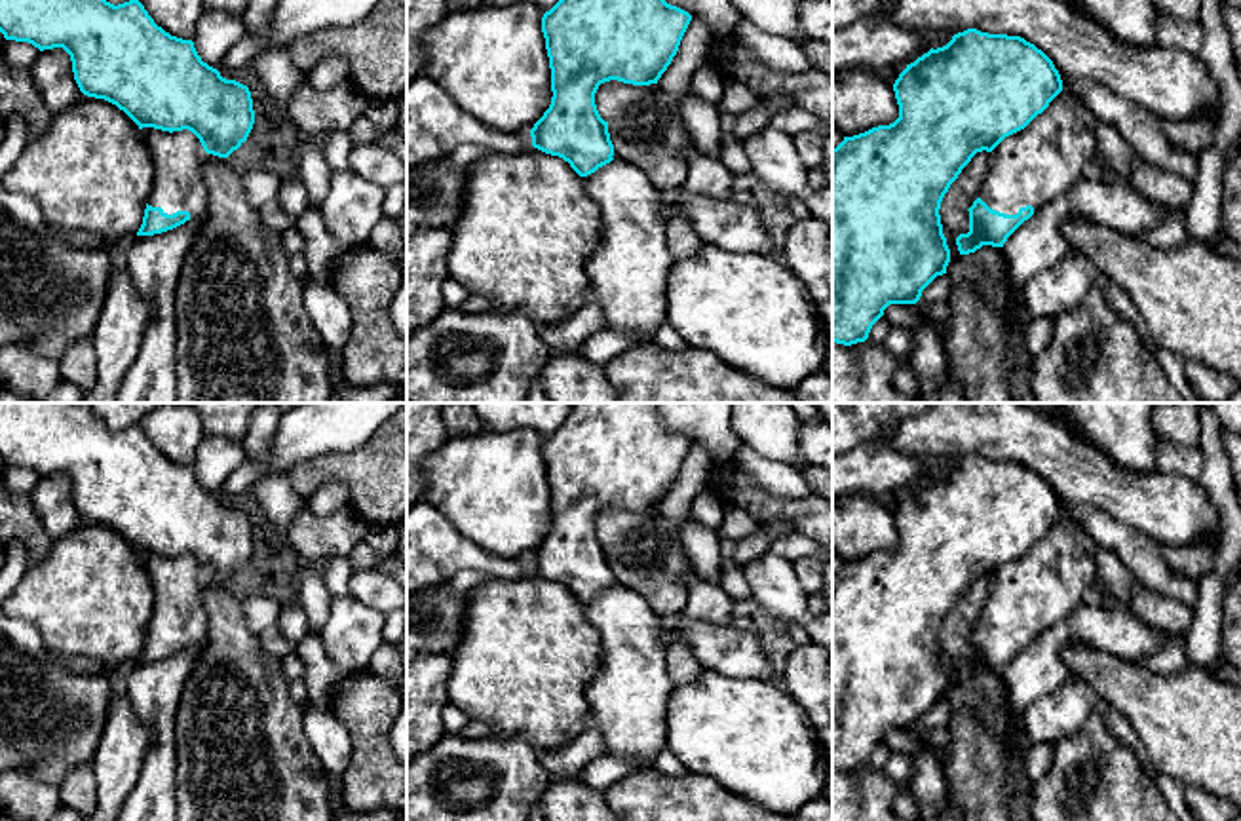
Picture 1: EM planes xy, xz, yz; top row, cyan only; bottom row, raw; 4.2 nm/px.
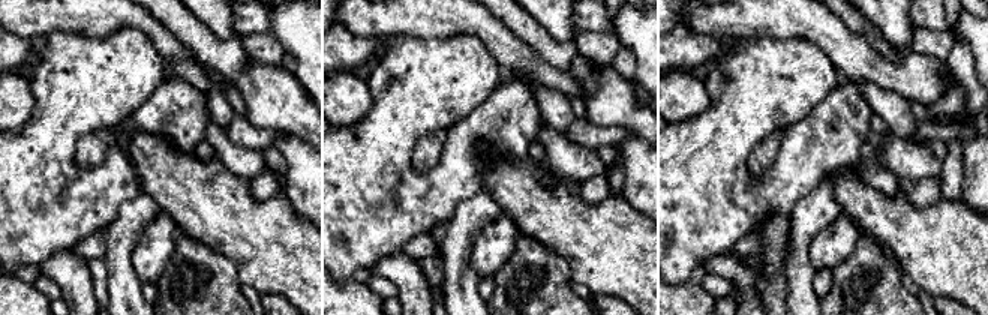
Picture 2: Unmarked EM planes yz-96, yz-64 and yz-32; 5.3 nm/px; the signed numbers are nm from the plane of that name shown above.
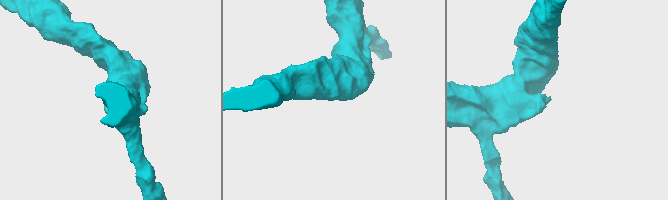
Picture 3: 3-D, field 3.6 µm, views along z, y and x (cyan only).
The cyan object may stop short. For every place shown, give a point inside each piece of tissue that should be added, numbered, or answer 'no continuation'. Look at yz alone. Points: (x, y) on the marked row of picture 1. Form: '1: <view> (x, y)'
1: yz (1040, 162)

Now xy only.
1: xy (177, 156)

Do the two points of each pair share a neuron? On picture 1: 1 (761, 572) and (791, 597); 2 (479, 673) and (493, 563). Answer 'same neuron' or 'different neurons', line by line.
1: same neuron
2: different neurons

